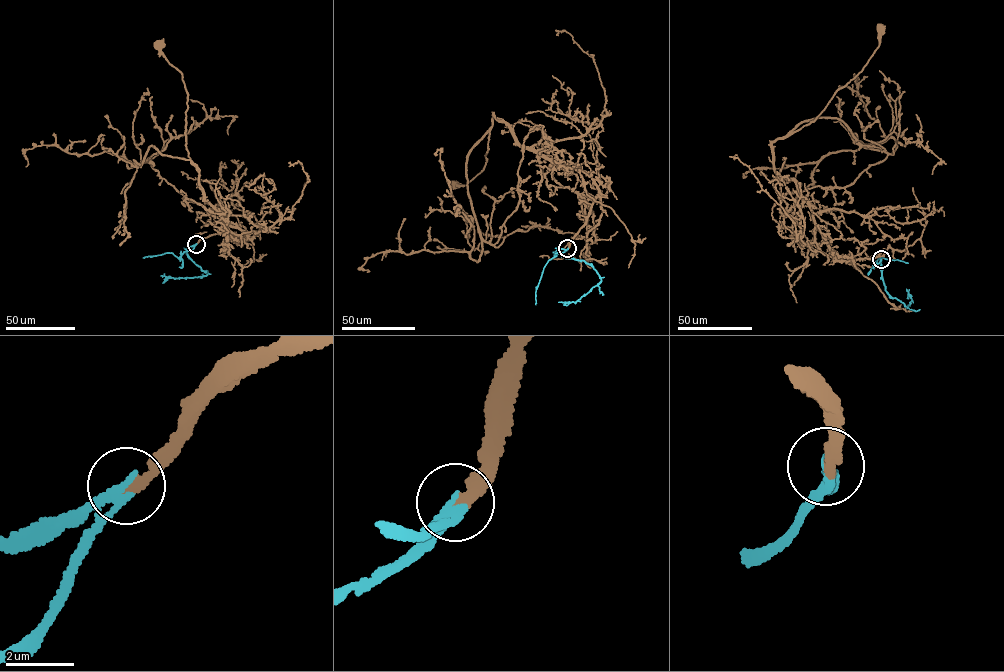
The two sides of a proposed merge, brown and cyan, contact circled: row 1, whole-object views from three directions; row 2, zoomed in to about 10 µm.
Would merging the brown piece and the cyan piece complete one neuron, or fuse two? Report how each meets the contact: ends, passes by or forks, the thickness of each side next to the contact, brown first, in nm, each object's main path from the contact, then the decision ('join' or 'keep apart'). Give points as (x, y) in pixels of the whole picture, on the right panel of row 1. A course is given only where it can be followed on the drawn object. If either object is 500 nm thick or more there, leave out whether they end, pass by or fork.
brown ends; cyan ends; calibres 300 and 320 nm; course brown (881, 259), (845, 262), (832, 252), (799, 186), (774, 170), (771, 144), (815, 120), (866, 64), (880, 29); course cyan (881, 259), (885, 291), (906, 307), (912, 301), (908, 294), (910, 298); join

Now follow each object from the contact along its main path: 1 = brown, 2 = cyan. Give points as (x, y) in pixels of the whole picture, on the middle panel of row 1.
1: (568, 248), (587, 218), (596, 183), (584, 172), (523, 148), (493, 115), (483, 170), (465, 185), (453, 185)
2: (568, 248), (561, 254), (564, 257), (584, 261), (601, 280), (577, 300), (565, 302), (568, 304)

